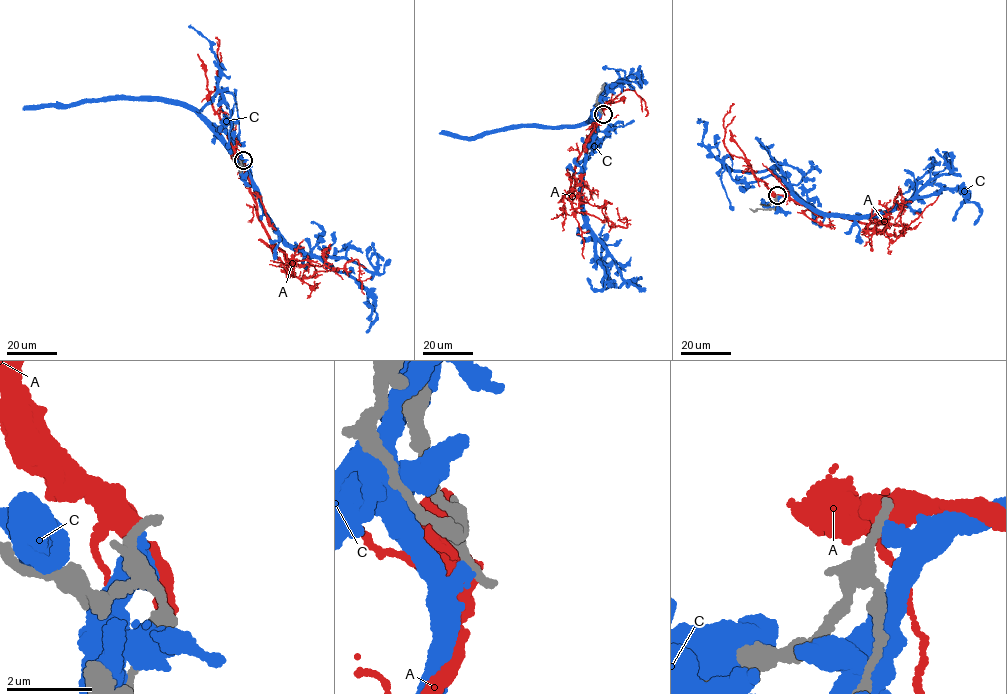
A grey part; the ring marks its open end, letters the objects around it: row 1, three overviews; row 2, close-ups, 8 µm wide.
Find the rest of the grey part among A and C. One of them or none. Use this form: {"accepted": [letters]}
{"accepted": []}

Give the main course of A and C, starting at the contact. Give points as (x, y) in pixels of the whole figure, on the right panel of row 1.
A: (777, 196), (818, 215), (876, 222), (895, 236), (903, 229), (900, 189), (895, 223)
C: (777, 196), (793, 193), (827, 213), (860, 216), (958, 187), (979, 208), (974, 225)

